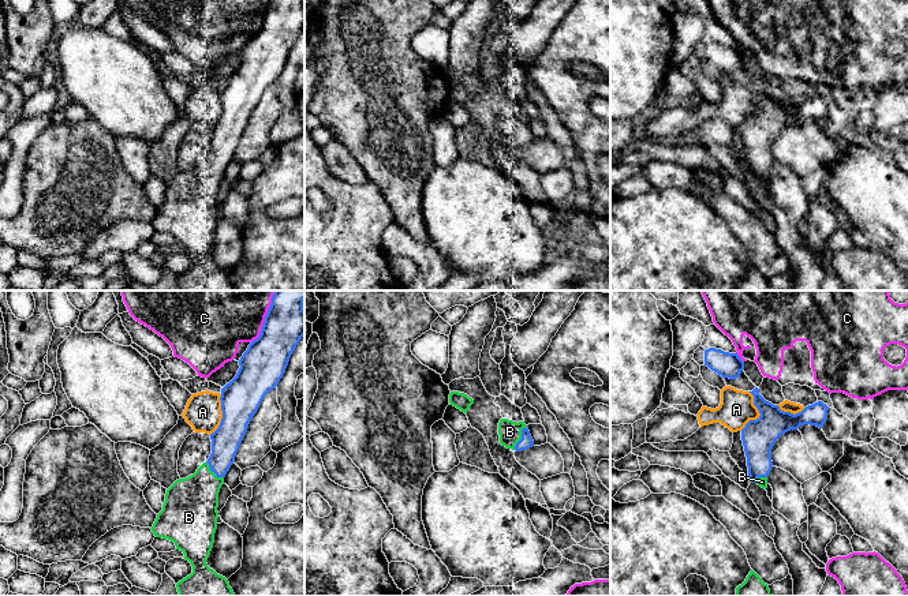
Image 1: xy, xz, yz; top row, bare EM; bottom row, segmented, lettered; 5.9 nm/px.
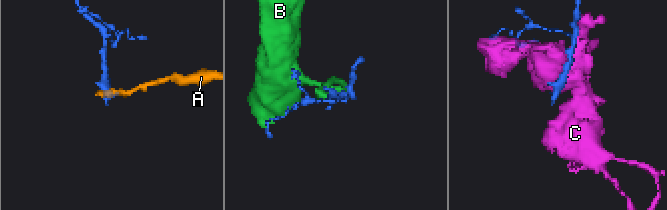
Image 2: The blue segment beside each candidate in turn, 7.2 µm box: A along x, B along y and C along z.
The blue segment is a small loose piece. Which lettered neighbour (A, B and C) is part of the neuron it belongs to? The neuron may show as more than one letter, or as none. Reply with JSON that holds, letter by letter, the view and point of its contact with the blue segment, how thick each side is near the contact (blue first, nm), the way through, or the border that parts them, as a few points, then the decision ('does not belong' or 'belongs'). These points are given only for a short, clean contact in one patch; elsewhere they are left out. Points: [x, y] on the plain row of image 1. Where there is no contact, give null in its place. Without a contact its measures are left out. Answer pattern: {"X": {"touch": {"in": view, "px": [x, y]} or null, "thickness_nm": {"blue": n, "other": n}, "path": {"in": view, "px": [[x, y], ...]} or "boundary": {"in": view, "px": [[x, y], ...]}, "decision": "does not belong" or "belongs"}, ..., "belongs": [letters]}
{"A": {"touch": {"in": "yz", "px": [759, 107]}, "thickness_nm": {"blue": 200, "other": 200}, "decision": "does not belong"}, "B": {"touch": {"in": "xz", "px": [522, 132]}, "thickness_nm": {"blue": 80, "other": 130}, "decision": "belongs"}, "C": {"touch": {"in": "xy", "px": [264, 19]}, "thickness_nm": {"blue": 260, "other": 280}, "decision": "does not belong"}, "belongs": ["B"]}

